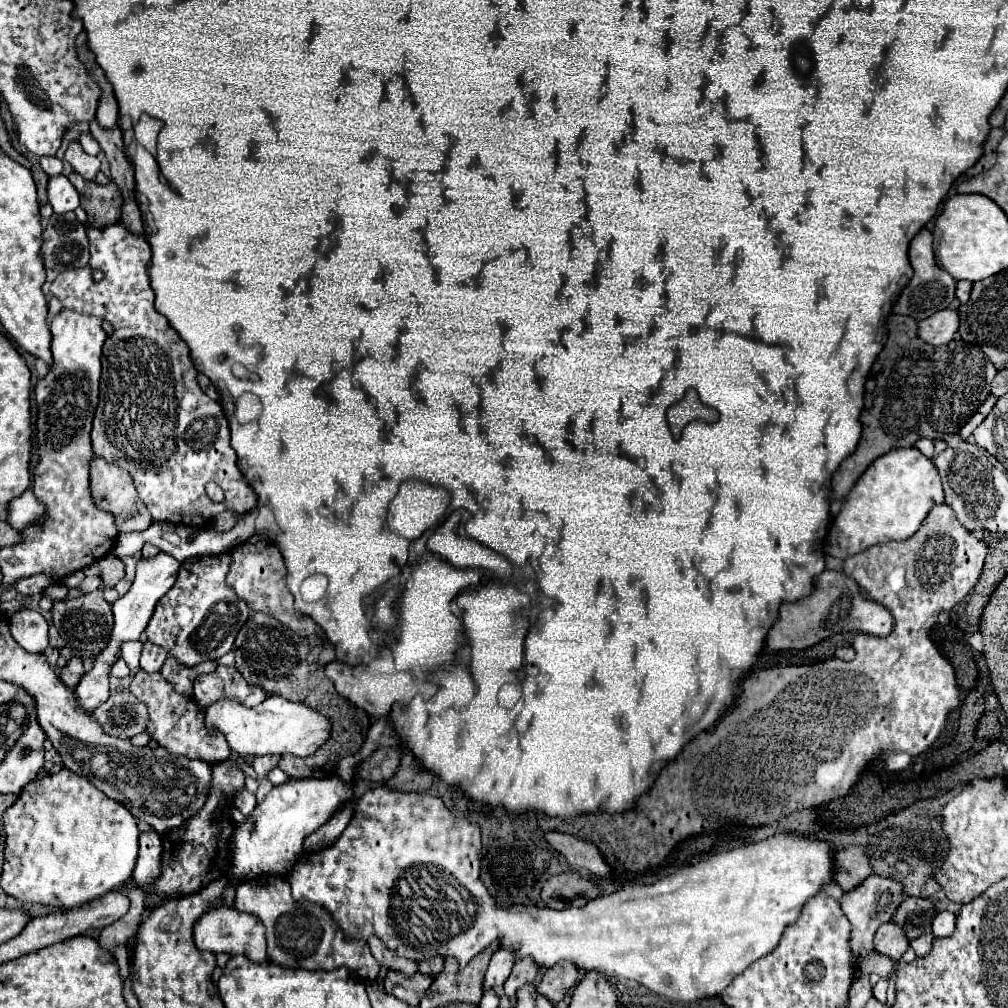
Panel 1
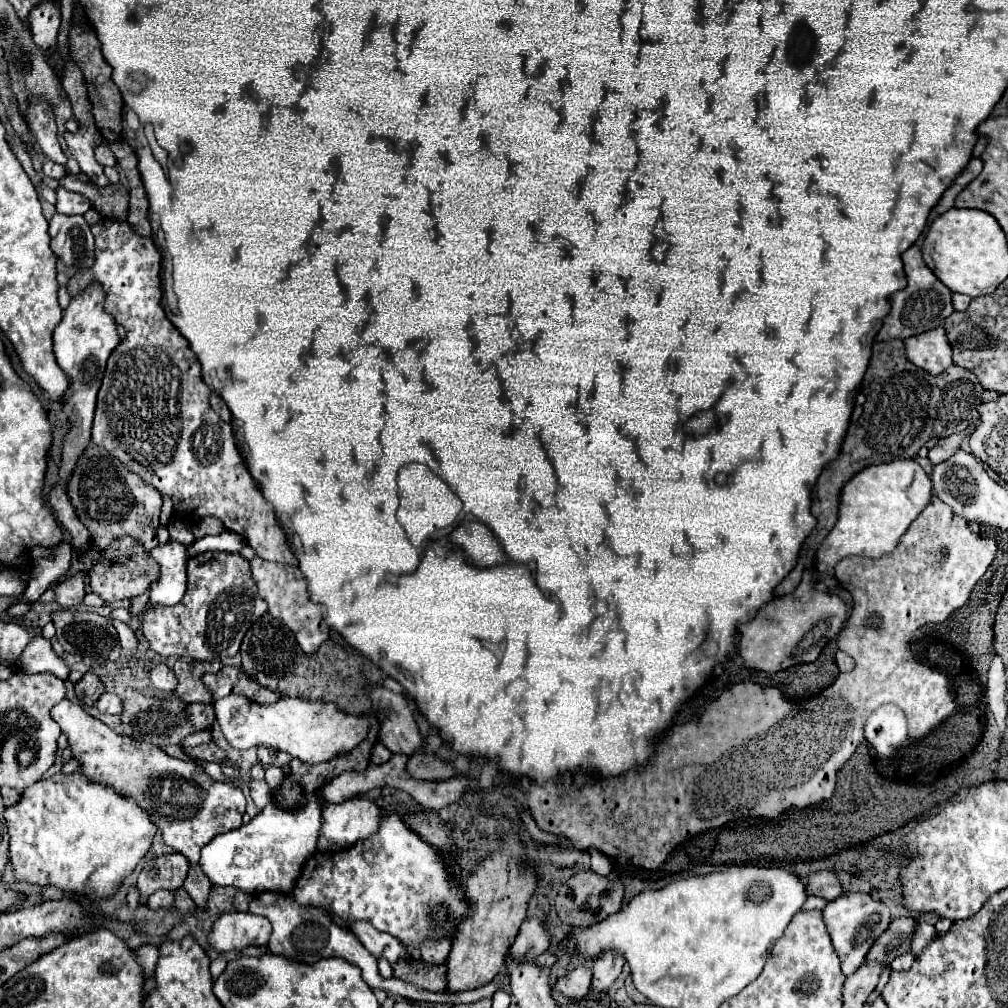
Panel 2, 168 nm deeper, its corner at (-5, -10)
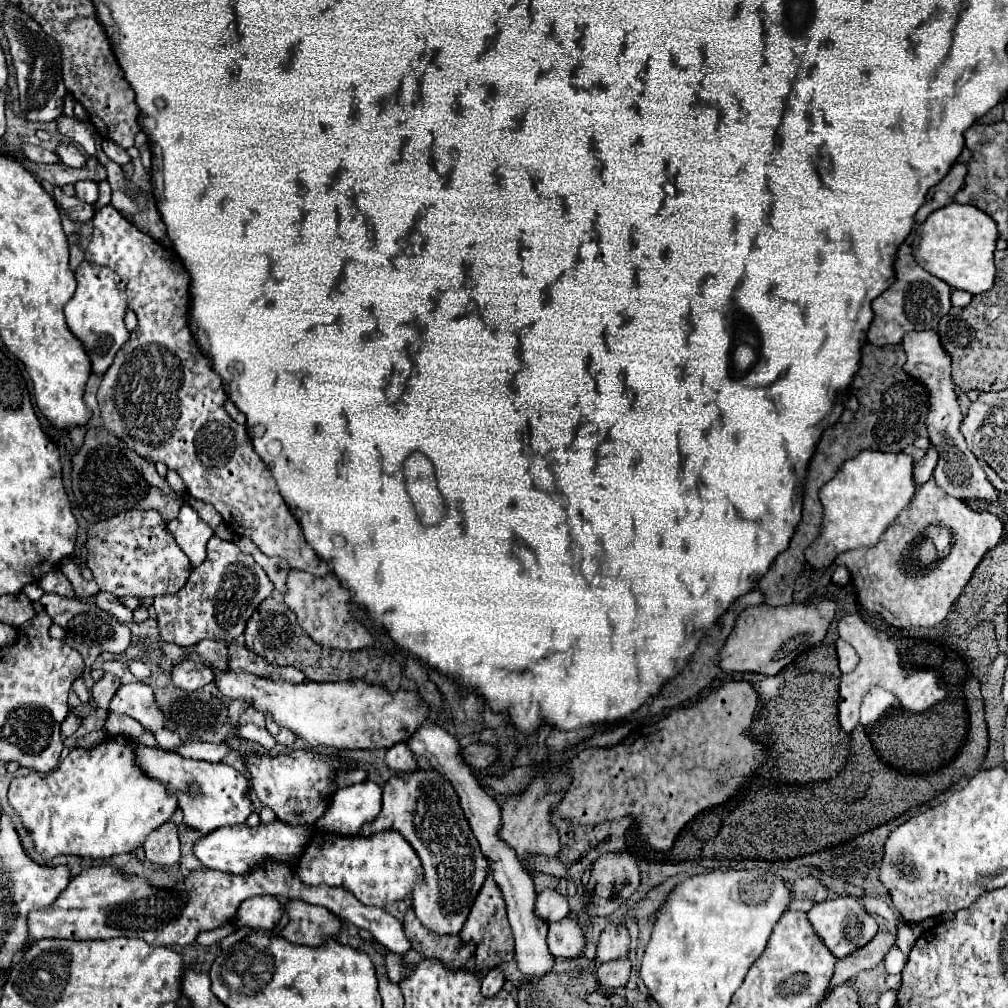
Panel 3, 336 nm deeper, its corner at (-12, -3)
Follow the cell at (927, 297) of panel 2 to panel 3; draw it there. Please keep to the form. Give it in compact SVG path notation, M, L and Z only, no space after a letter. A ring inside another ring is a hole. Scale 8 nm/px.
M900 244L894 262L896 282L882 292L878 298L872 300L874 320L868 328L866 340L874 346L886 344L900 344L906 332L910 330L934 330L942 316L950 310L950 286L944 284L940 278L928 274L924 268L912 260L912 248L908 244Z

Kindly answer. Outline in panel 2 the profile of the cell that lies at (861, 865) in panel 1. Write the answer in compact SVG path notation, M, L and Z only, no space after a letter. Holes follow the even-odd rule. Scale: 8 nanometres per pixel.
M817 871L817 873L809 875L807 887L809 887L809 895L813 893L813 895L825 897L829 901L837 899L843 893L843 885L835 871Z

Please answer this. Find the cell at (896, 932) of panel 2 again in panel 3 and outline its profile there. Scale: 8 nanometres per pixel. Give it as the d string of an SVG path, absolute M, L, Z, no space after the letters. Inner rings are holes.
M878 932L860 950L852 952L852 954L848 954L844 958L838 958L836 966L834 966L834 972L832 972L832 980L830 980L828 992L832 992L836 986L844 984L854 974L878 966L882 962L882 958L886 956L886 952L890 950L890 946L894 946L894 940L896 940L894 934L890 934L890 932Z

